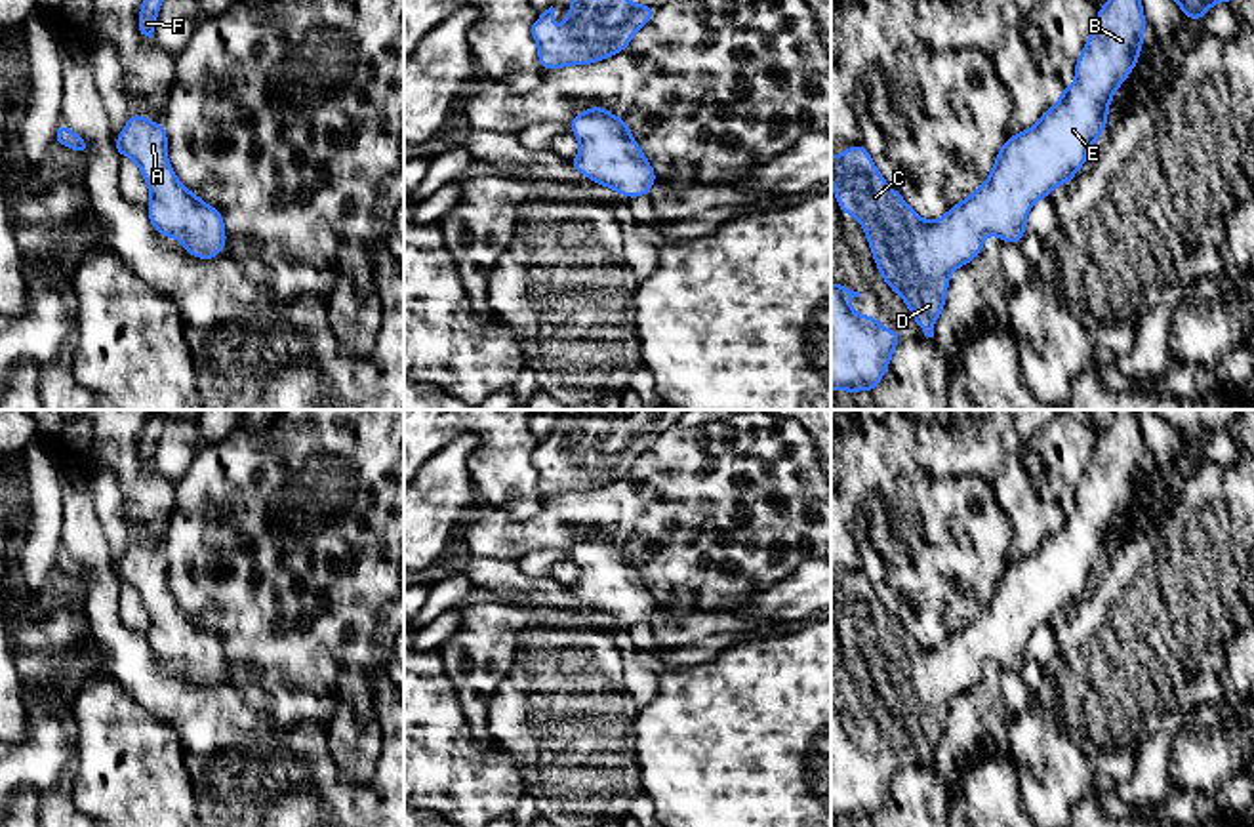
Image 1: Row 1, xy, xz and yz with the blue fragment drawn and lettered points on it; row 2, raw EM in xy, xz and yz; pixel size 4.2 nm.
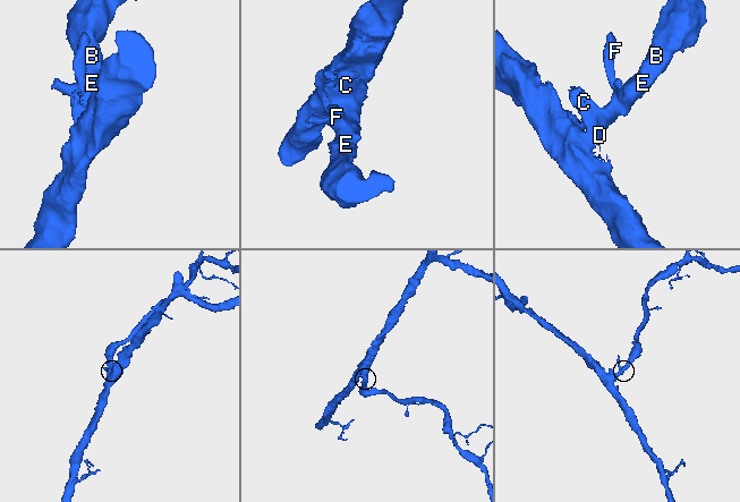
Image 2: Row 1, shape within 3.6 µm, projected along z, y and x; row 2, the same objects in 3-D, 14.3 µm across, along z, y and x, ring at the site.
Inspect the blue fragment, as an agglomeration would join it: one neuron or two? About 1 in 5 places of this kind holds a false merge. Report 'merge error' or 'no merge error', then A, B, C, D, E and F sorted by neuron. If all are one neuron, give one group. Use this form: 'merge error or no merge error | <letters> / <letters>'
no merge error | A B C D E F

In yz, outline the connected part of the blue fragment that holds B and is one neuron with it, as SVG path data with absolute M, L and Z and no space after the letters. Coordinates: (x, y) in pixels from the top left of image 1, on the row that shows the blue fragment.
M1107 0L1075 61L1075 84L1041 120L1008 135L978 191L938 221L924 221L894 191L858 143L831 154L833 194L842 215L856 215L882 280L898 293L926 337L943 313L949 276L983 252L987 232L1020 244L1033 204L1056 185L1069 185L1086 154L1109 126L1115 91L1143 48L1142 0Z

